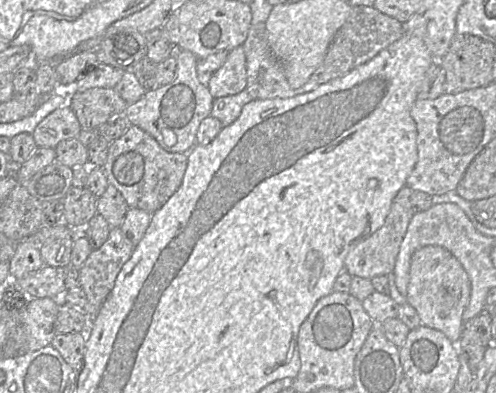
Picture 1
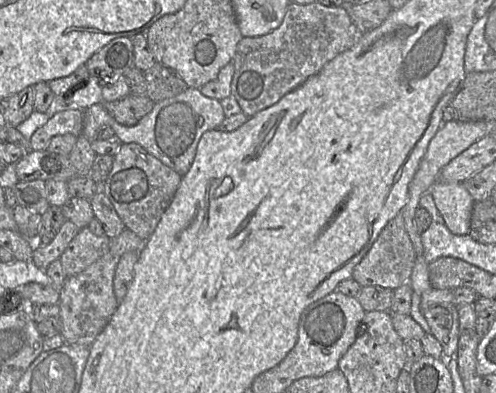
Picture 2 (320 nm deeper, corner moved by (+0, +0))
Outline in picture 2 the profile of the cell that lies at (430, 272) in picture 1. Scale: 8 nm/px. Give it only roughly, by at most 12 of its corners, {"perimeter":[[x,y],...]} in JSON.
{"perimeter":[[431,287],[420,309],[442,359],[455,358],[459,316],[453,290]]}

